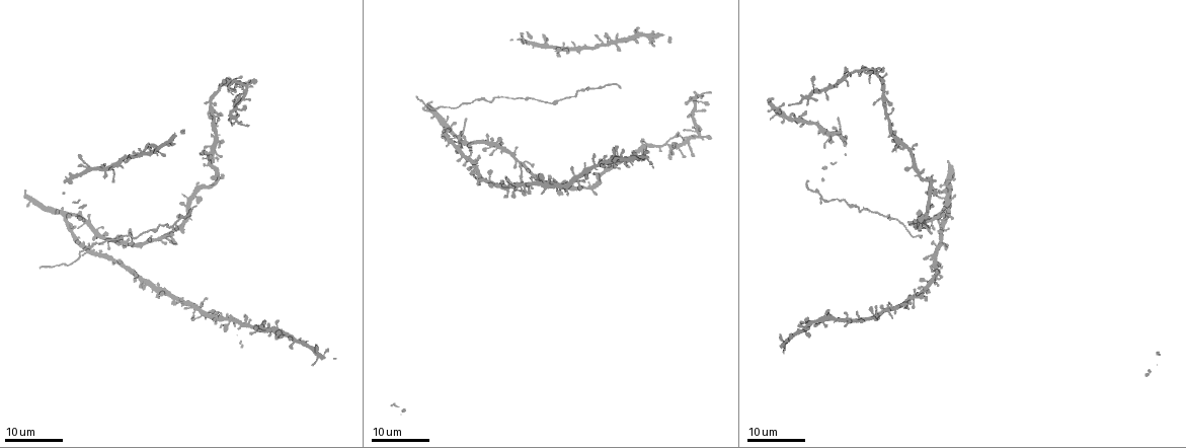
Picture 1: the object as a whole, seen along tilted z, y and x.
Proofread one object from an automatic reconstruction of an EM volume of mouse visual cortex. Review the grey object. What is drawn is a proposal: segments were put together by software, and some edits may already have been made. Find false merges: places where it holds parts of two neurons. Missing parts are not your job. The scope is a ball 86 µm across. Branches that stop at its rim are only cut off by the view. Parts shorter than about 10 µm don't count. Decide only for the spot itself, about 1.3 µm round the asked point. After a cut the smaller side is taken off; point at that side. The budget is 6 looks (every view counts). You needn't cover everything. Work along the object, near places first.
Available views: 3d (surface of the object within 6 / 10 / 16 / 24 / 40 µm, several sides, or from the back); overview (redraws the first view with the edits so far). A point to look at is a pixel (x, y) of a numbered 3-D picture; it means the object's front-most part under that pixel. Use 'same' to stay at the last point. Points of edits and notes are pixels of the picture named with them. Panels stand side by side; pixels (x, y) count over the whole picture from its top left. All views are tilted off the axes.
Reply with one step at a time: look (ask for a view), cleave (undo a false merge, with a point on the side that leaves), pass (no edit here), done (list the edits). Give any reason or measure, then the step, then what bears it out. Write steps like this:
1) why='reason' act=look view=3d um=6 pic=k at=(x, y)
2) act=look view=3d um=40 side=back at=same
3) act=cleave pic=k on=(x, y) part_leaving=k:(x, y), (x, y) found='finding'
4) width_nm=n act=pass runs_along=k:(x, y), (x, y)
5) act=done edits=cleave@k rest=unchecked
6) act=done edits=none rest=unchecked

why='thick turns thin' act=look view=3d um=24 pic=1 at=(121, 239)

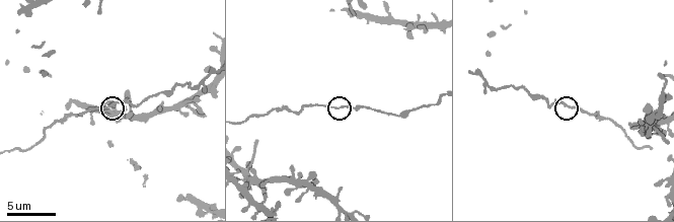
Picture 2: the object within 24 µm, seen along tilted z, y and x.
act=look view=3d um=6 pic=2 at=(112, 104)

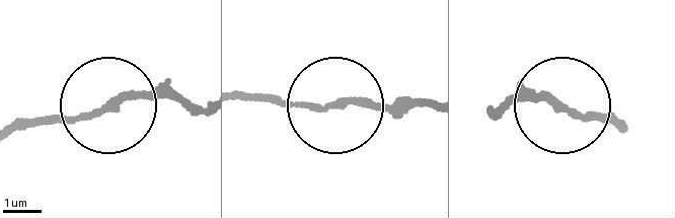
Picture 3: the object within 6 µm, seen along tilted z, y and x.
act=look view=3d um=6 side=back pic=3 at=(114, 103)

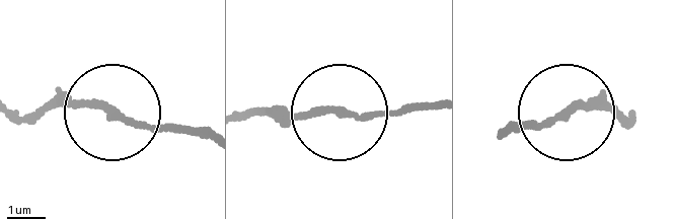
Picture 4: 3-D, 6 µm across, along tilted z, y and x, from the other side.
width_nm=170 act=pass found='continuous, no second neuron'

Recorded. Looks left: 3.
act=look view=3d um=16 pic=1 at=(508, 191)

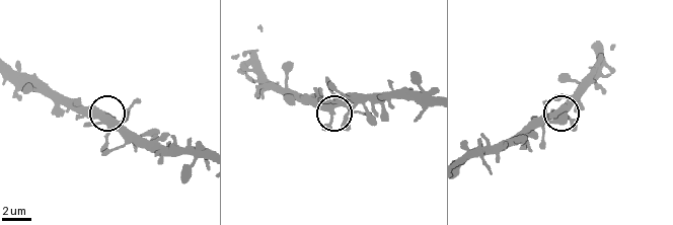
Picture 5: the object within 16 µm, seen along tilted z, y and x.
act=look view=3d um=6 pic=5 at=(330, 120)

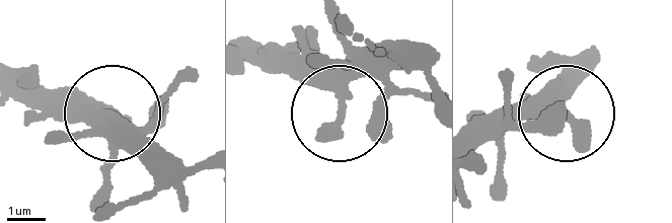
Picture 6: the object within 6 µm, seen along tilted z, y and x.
side_arm_um=40 act=pass found='continuous, no second neuron'

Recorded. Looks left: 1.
why='thick turns thin' act=look view=3d um=16 pic=2 at=(596, 114)

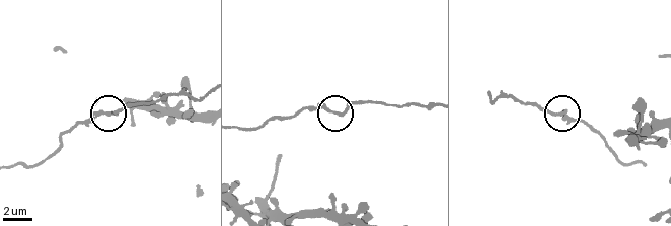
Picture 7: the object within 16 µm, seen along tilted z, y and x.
act=pass found='continuous, no second neuron'

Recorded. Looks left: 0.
act=done edits=none rest=unchecked

